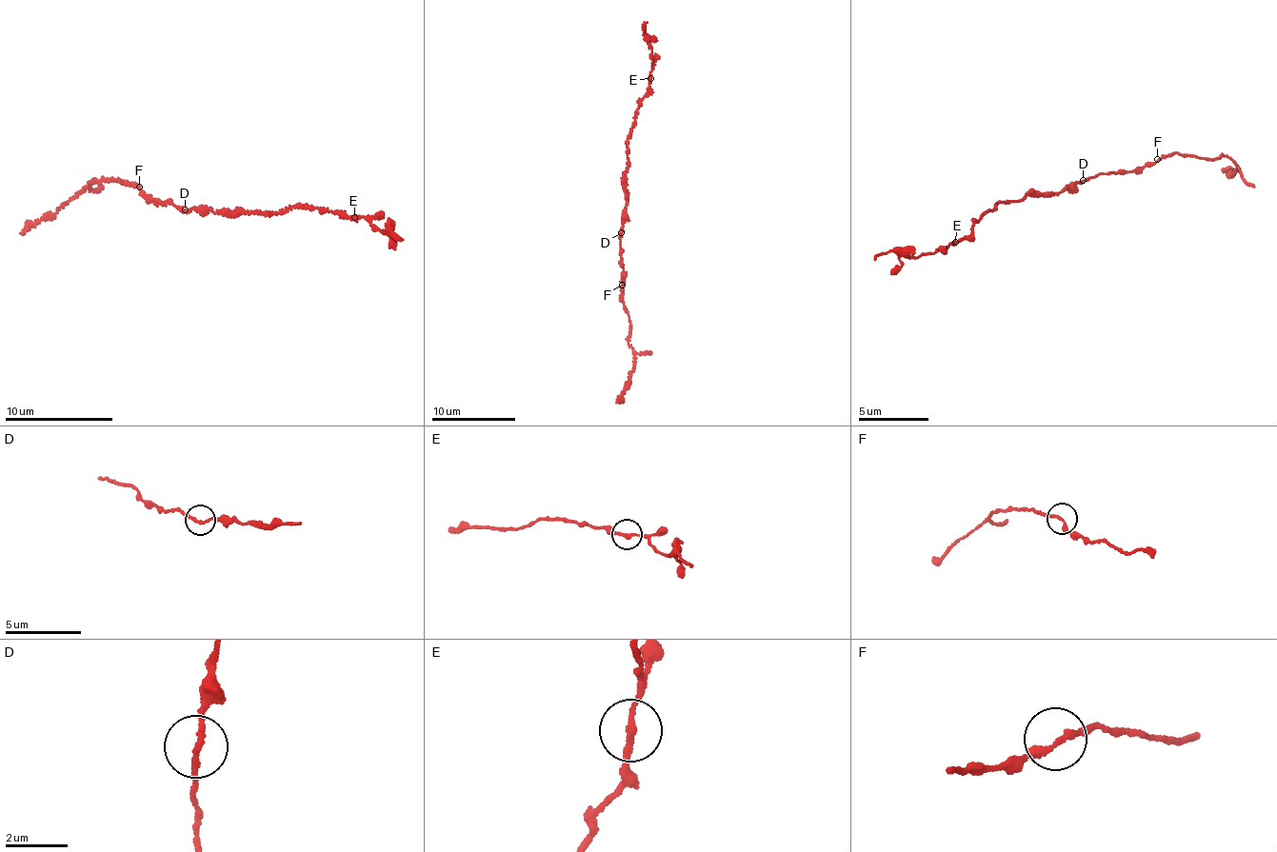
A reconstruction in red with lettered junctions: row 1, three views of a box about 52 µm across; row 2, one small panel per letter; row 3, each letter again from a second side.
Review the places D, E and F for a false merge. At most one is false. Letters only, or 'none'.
none

